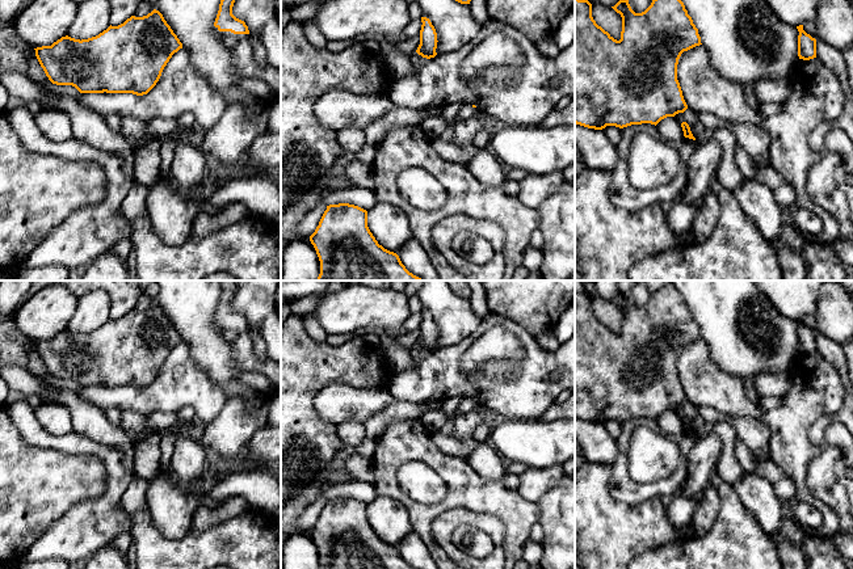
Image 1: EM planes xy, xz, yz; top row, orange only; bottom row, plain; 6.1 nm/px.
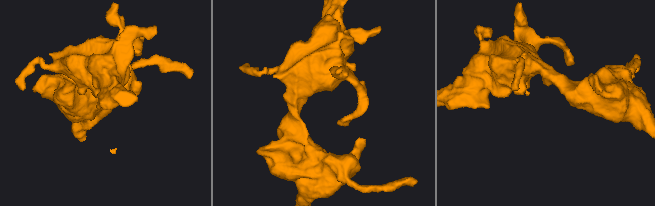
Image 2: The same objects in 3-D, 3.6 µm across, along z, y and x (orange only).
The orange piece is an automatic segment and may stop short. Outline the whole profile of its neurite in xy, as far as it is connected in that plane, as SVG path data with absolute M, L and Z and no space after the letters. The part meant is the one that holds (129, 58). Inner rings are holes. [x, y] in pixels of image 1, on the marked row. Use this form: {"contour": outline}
{"contour": "M154 9L143 17L131 16L118 26L109 26L96 37L75 39L62 37L51 46L37 47L35 56L52 84L72 85L80 93L133 93L147 94L159 81L172 55L182 43Z"}

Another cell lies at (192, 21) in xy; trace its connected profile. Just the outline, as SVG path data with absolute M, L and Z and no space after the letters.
M157 0L155 9L163 14L182 43L182 49L189 52L189 63L194 71L210 83L226 105L244 105L252 110L259 98L239 88L238 83L241 76L235 69L231 49L223 43L224 35L214 26L219 4L220 0Z

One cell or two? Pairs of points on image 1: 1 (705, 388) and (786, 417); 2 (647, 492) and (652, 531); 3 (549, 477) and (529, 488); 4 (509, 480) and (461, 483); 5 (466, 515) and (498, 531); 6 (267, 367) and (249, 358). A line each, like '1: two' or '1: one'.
1: two
2: two
3: one
4: two
5: one
6: one

